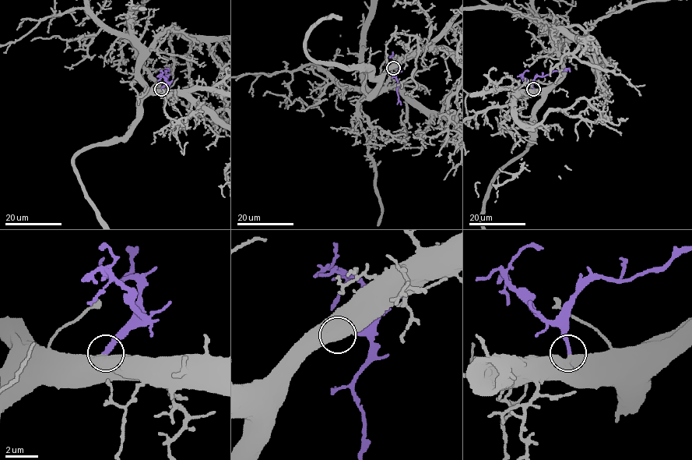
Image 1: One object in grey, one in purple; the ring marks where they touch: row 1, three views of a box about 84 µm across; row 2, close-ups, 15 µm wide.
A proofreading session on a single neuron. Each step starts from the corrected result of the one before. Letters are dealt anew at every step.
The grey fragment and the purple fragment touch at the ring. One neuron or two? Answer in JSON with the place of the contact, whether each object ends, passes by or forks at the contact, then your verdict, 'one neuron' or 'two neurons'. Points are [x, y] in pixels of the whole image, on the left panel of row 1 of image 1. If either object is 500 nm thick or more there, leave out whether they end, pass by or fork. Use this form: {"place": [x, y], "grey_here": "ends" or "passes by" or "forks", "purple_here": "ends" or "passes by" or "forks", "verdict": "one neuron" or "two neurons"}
{"place": [161, 89], "verdict": "one neuron"}

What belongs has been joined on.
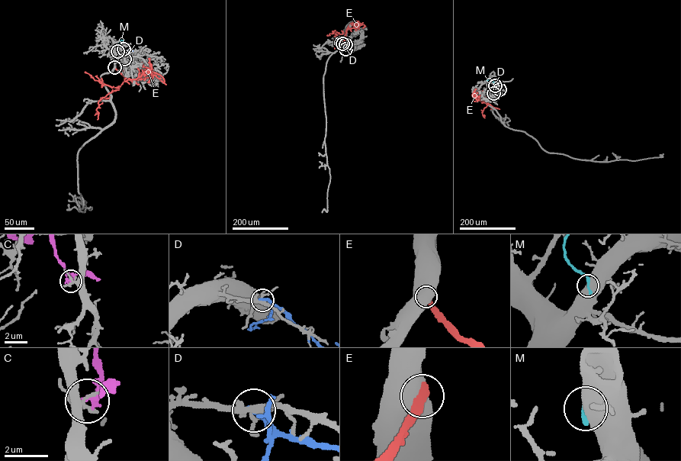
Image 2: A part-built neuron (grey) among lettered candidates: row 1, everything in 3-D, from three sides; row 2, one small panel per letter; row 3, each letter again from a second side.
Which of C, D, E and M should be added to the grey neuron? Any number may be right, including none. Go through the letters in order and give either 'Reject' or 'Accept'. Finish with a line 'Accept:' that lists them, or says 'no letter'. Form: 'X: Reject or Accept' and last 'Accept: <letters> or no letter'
C: Reject
D: Reject
E: Reject
M: Reject
Accept: no letter

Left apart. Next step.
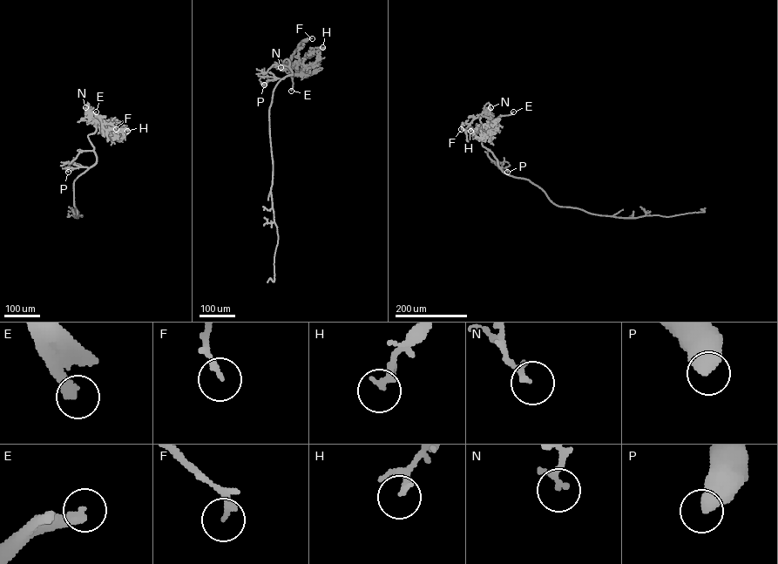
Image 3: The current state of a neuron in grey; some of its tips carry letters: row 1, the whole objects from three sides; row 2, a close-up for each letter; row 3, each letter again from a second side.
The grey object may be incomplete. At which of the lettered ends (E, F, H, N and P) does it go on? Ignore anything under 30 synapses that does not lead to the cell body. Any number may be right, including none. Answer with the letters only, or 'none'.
E

